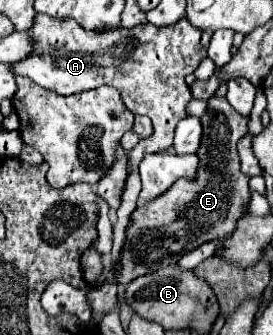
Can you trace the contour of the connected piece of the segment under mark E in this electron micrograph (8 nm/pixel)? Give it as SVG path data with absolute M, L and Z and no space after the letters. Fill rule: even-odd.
M213 96L201 116L201 126L203 136L197 150L197 174L193 178L179 178L165 194L133 212L133 226L127 232L123 258L115 274L117 282L129 284L137 276L177 264L181 256L205 242L229 238L235 232L239 218L245 216L251 190L249 176L239 168L241 160L237 154L237 142L247 132L247 118L239 118L223 96Z

